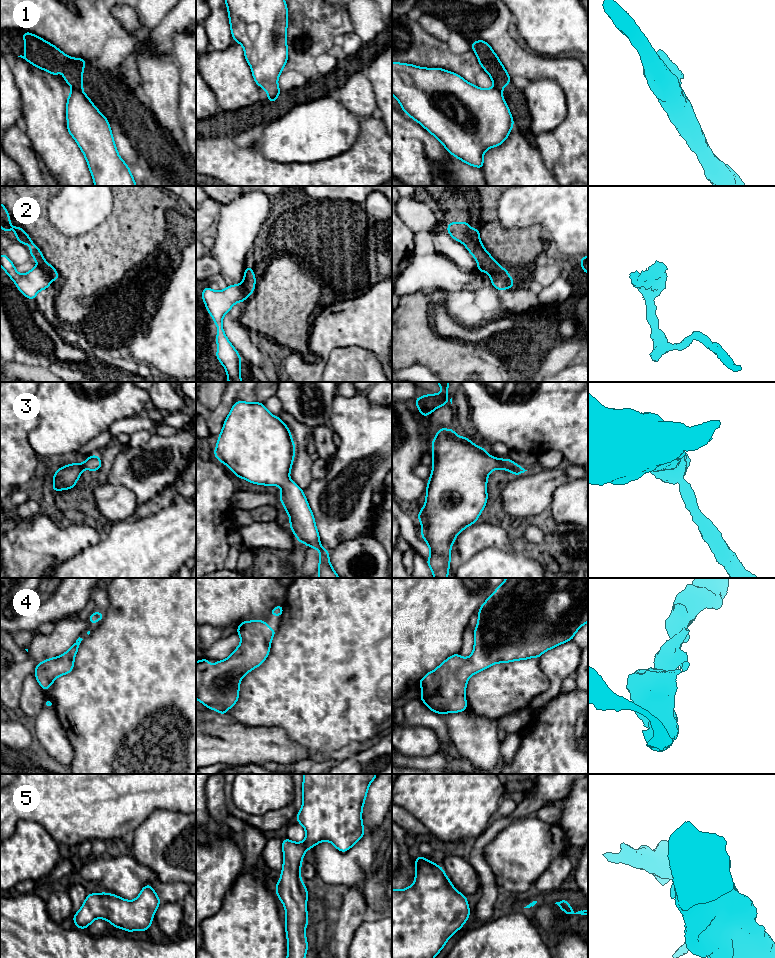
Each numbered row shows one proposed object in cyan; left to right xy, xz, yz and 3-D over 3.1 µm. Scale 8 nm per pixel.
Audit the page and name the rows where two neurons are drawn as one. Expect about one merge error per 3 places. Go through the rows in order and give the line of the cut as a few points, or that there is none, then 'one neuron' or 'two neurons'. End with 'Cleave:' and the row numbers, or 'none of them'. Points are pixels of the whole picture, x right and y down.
1: cut xy (72, 89), (81, 91); two neurons
2: cut xz (240, 284), (244, 298); two neurons
3: cut none; one neuron
4: cut none; one neuron
5: cut none; one neuron
Cleave: 1, 2

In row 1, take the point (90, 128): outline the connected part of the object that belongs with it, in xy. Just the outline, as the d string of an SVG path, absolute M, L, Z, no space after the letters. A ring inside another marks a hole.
M79 90L67 96L69 134L84 154L95 186L137 186L129 166L120 158L107 118Z

